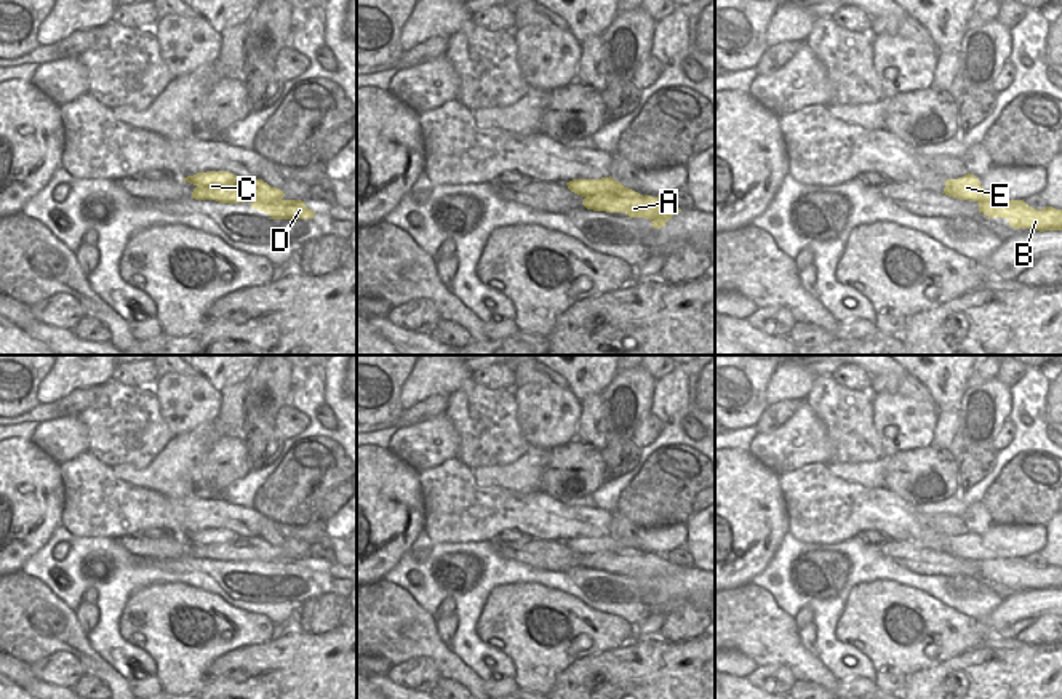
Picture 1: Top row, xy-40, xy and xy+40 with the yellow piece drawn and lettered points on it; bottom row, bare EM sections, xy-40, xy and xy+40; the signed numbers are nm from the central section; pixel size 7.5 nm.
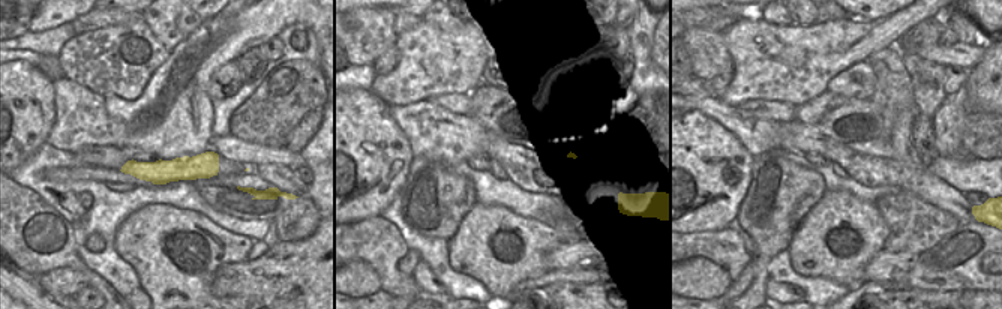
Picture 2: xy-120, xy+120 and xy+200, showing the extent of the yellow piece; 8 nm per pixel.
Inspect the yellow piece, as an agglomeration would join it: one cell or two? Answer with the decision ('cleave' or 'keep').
keep

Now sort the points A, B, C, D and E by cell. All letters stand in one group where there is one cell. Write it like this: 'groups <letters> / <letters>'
groups A B C D E

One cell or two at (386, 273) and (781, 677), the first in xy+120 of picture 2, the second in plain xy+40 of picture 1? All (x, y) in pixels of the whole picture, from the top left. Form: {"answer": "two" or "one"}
{"answer": "two"}

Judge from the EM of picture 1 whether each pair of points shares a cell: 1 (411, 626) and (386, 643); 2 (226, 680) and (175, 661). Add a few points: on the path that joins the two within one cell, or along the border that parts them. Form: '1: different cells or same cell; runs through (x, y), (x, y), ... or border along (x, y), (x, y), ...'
1: same cell; runs through (405, 631), (399, 631), (392, 637)
2: different cells; border along (237, 650), (221, 655), (208, 667), (202, 682)

